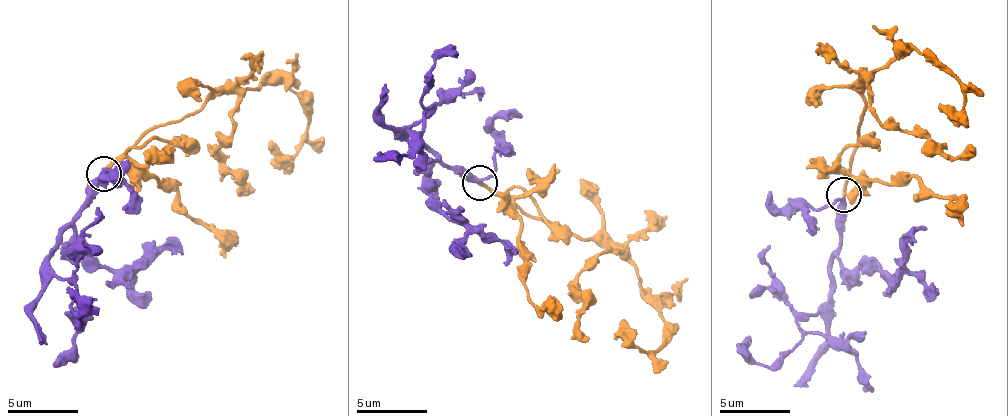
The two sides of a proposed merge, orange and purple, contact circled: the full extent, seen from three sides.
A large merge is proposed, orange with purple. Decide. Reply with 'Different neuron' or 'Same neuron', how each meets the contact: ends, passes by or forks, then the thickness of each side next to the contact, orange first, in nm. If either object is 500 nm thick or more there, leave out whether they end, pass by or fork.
Same neuron. At the ring orange ends. At the ring purple passes by. Thickness 280 nm (orange) against 320 nm

